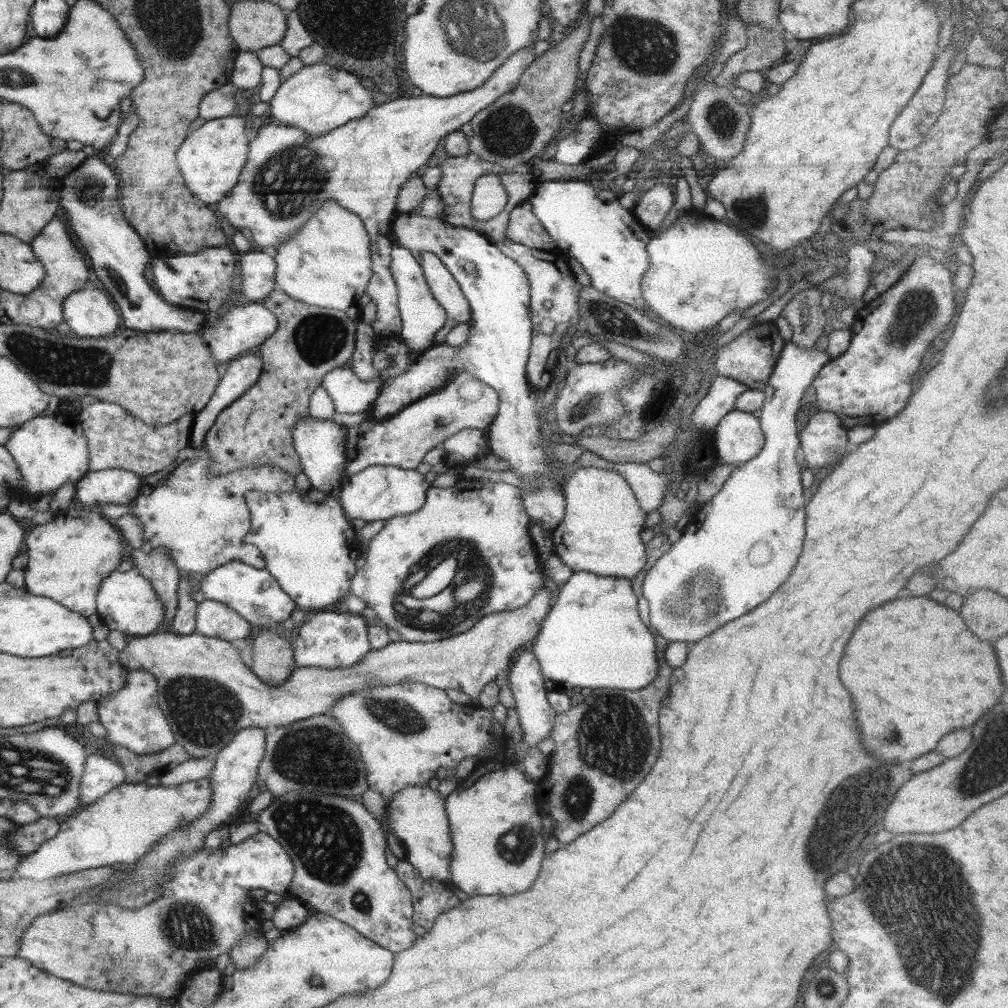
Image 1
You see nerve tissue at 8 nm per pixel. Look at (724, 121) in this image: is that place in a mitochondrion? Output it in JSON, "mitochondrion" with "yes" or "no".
{"mitochondrion":"yes"}

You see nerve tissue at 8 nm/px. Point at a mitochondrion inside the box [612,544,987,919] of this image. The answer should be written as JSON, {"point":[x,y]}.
{"point":[701,599]}

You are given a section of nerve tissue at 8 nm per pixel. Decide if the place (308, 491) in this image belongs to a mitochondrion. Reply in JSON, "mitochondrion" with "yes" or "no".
{"mitochondrion":"no"}

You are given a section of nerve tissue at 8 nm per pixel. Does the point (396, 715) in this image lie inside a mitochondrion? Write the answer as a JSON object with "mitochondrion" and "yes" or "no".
{"mitochondrion":"yes"}

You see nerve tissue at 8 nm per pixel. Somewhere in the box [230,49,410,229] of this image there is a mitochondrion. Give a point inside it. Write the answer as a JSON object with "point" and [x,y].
{"point":[288,180]}

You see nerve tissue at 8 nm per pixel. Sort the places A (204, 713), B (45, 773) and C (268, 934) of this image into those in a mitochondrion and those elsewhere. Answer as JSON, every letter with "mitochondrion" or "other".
{"A":"mitochondrion","B":"mitochondrion","C":"other"}

